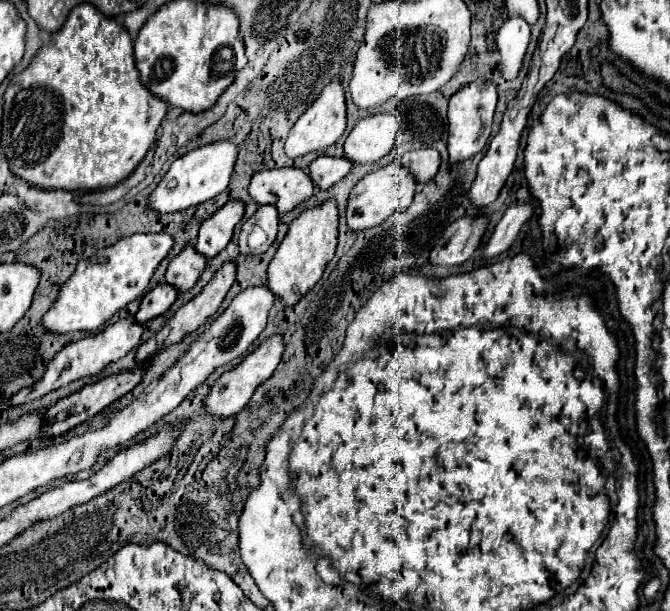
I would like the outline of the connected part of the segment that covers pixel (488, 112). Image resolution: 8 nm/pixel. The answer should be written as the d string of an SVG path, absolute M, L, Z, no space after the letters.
M475 80L461 88L451 100L449 100L449 140L447 140L447 152L449 152L449 168L473 158L483 150L483 146L489 140L491 134L491 122L493 112L497 104L497 90L495 84L487 84L481 80Z

